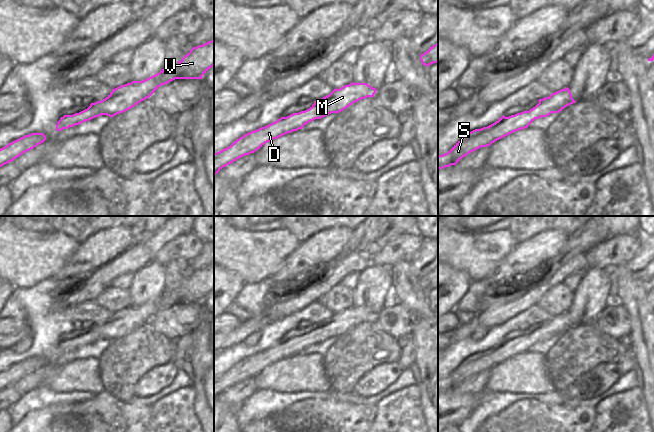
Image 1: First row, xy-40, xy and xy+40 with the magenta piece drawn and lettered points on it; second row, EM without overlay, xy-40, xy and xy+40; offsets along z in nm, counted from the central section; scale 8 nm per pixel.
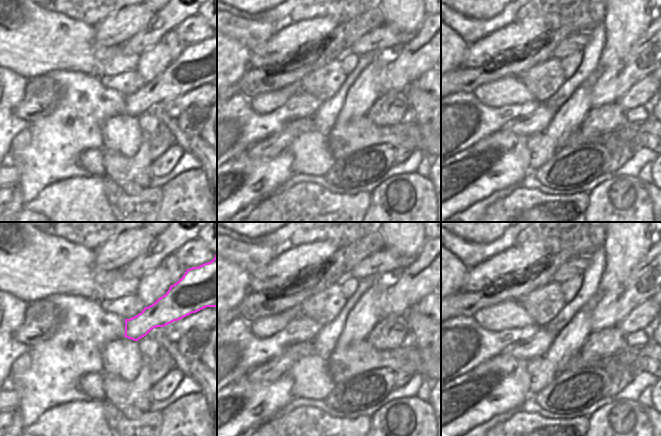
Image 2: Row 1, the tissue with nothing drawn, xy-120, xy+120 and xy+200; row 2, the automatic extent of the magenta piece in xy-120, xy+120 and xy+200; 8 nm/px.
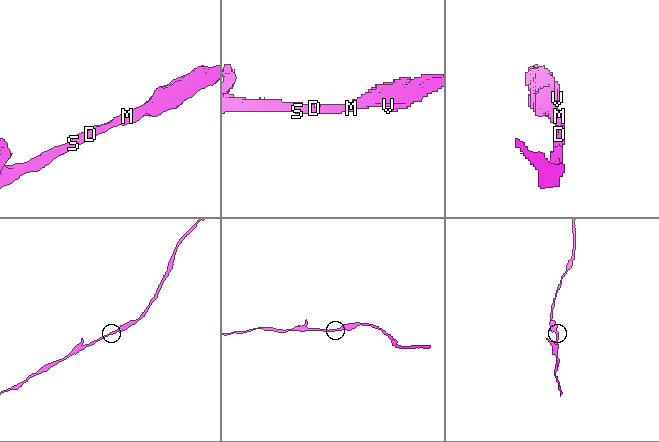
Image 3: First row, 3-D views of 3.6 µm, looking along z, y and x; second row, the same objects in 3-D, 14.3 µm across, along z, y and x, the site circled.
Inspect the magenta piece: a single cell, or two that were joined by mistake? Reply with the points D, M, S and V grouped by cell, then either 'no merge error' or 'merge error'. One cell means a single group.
D M S V; no merge error

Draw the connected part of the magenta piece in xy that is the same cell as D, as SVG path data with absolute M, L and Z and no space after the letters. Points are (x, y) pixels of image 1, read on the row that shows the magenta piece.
M352 82L339 89L334 89L329 95L321 99L317 99L305 111L281 117L265 127L243 135L229 147L214 153L214 175L237 159L254 153L265 143L302 129L307 123L315 119L321 119L331 113L339 113L361 99L374 97L376 91L377 89L367 83Z

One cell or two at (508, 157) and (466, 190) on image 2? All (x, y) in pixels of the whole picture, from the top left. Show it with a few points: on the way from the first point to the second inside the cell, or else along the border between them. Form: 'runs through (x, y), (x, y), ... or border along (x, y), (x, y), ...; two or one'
runs through (498, 164), (489, 173), (484, 174), (476, 181); one

